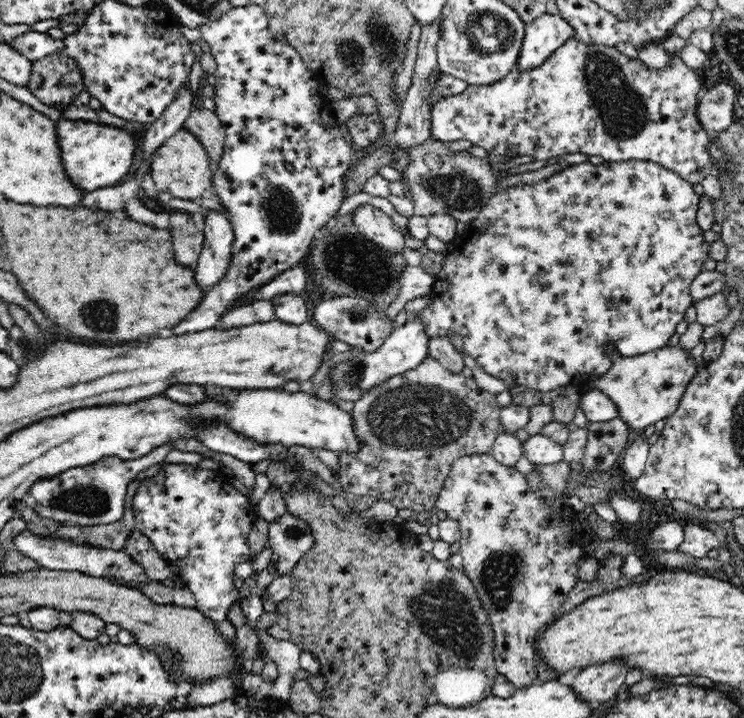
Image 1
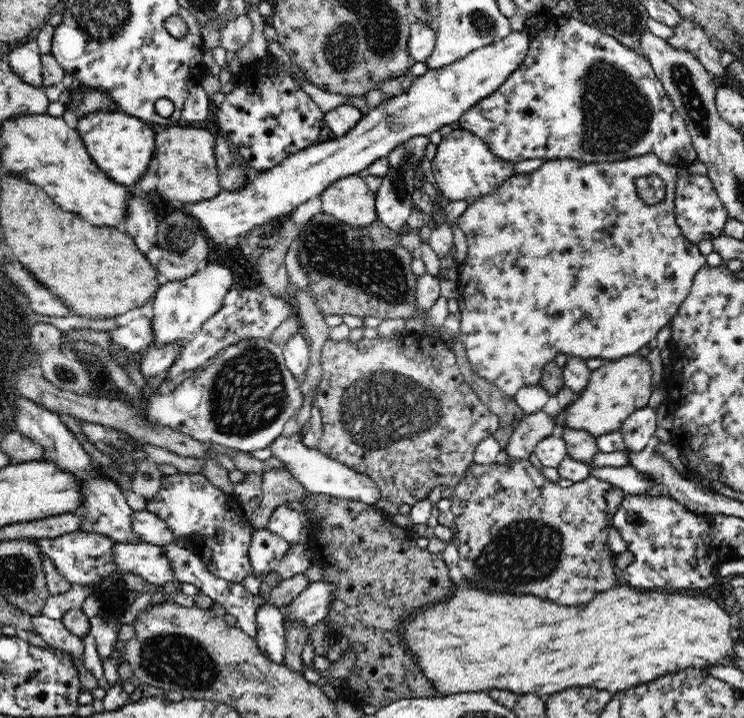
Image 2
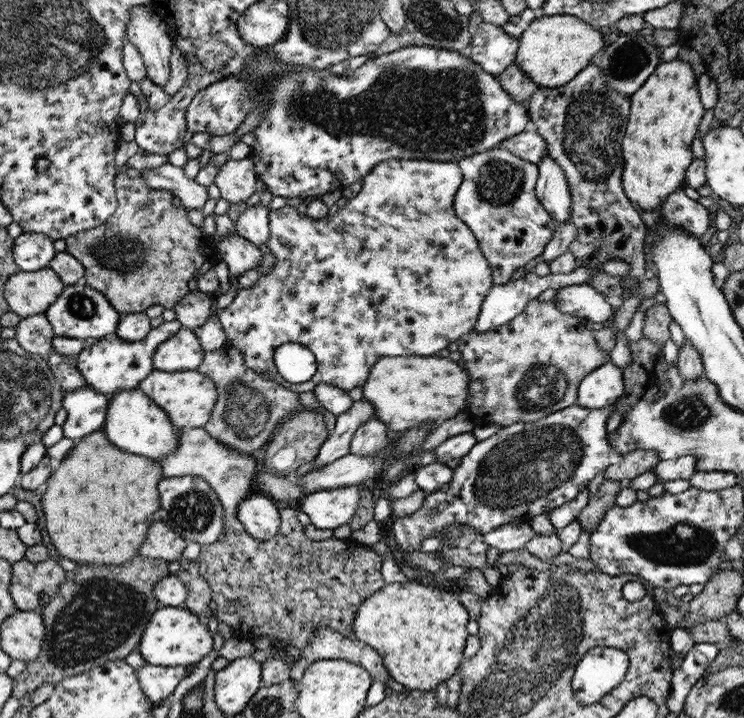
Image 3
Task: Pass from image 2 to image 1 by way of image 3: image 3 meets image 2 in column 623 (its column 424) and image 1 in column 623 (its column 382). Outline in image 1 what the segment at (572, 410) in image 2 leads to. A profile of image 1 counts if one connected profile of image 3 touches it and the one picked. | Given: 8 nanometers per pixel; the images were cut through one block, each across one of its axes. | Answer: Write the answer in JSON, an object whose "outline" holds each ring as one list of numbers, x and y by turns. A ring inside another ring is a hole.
{"outline":[[680,347,664,348,631,357,620,355,613,358,612,366,604,376,593,379,594,386,618,406,618,417,629,426,642,431,646,426,668,418,680,406,684,392,692,377,698,374,696,361,689,351]]}

